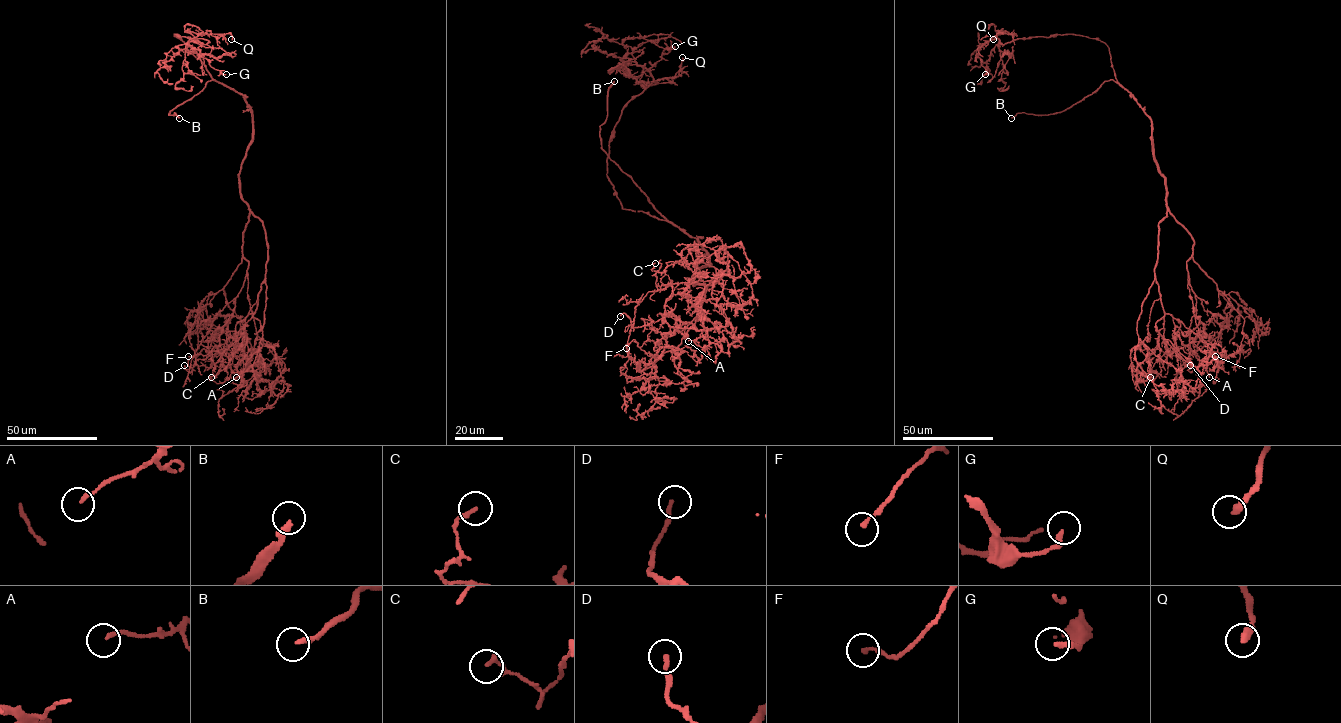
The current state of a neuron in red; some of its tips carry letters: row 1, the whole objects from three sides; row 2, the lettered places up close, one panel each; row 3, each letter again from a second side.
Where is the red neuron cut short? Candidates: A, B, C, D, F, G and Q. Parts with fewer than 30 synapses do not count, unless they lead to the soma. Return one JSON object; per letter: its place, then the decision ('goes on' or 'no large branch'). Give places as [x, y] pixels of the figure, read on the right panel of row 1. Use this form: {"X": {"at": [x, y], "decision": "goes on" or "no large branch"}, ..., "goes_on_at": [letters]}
{"A": {"at": [1209, 377], "decision": "no large branch"}, "B": {"at": [1011, 118], "decision": "goes on"}, "C": {"at": [1150, 377], "decision": "no large branch"}, "D": {"at": [1190, 365], "decision": "no large branch"}, "F": {"at": [1215, 356], "decision": "no large branch"}, "G": {"at": [985, 74], "decision": "no large branch"}, "Q": {"at": [993, 39], "decision": "no large branch"}, "goes_on_at": ["B"]}

